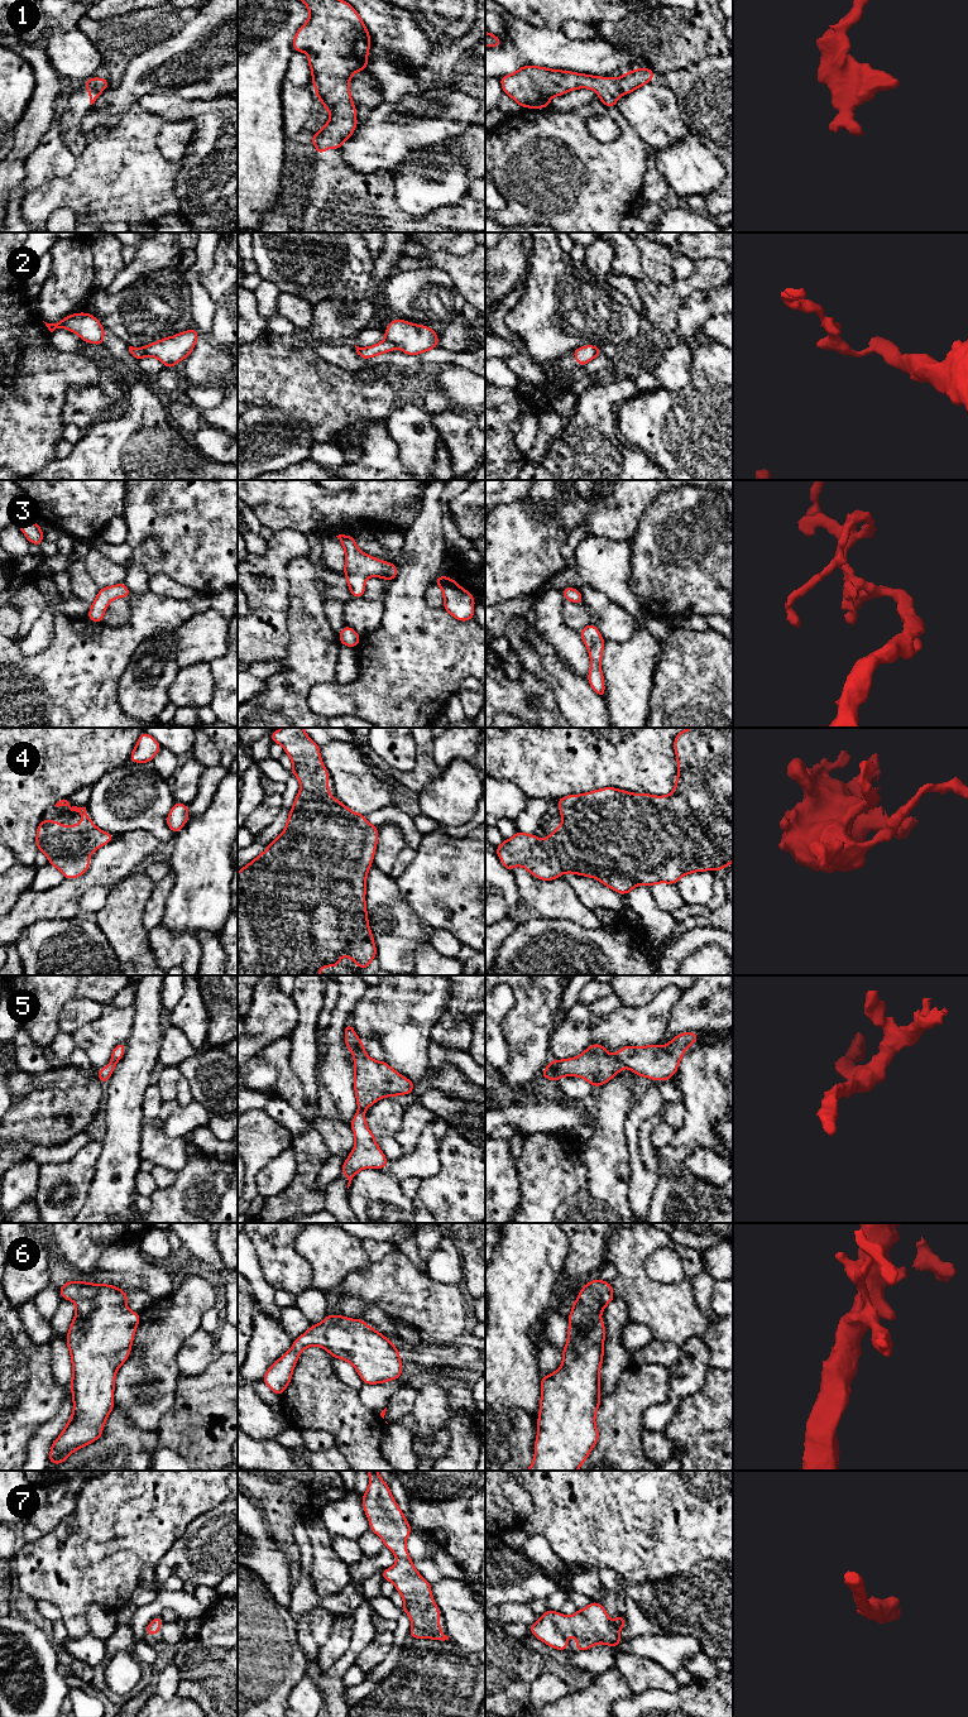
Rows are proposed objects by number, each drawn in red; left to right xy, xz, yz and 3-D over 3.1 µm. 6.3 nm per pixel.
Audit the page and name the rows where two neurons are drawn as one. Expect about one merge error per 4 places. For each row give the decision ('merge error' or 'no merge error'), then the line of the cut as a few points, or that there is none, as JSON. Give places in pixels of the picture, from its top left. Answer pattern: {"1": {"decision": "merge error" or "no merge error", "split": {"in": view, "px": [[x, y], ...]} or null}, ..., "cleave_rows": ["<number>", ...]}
{"1": {"decision": "no merge error", "split": null}, "2": {"decision": "merge error", "split": {"in": "xz", "px": [[386, 337], [396, 345]]}}, "3": {"decision": "no merge error", "split": null}, "4": {"decision": "no merge error", "split": null}, "5": {"decision": "no merge error", "split": null}, "6": {"decision": "no merge error", "split": null}, "7": {"decision": "no merge error", "split": null}, "cleave_rows": ["2"]}

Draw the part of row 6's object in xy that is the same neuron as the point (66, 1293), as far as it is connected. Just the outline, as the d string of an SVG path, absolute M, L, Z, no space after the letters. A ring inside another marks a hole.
M68 1281L58 1286L62 1300L76 1304L76 1315L66 1340L72 1359L73 1413L61 1435L53 1442L49 1463L61 1464L71 1453L101 1438L104 1425L114 1409L115 1375L130 1356L140 1314L126 1308L128 1294L120 1287L87 1281Z

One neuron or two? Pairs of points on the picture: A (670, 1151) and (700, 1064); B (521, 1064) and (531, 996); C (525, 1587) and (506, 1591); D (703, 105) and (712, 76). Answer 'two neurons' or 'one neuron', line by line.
A: one neuron
B: one neuron
C: one neuron
D: one neuron

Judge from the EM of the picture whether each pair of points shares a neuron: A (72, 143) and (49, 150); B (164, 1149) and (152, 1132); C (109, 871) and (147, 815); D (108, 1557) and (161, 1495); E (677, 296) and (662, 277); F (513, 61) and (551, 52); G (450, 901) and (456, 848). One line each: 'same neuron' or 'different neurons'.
A: different neurons
B: same neuron
C: different neurons
D: same neuron
E: different neurons
F: same neuron
G: same neuron

